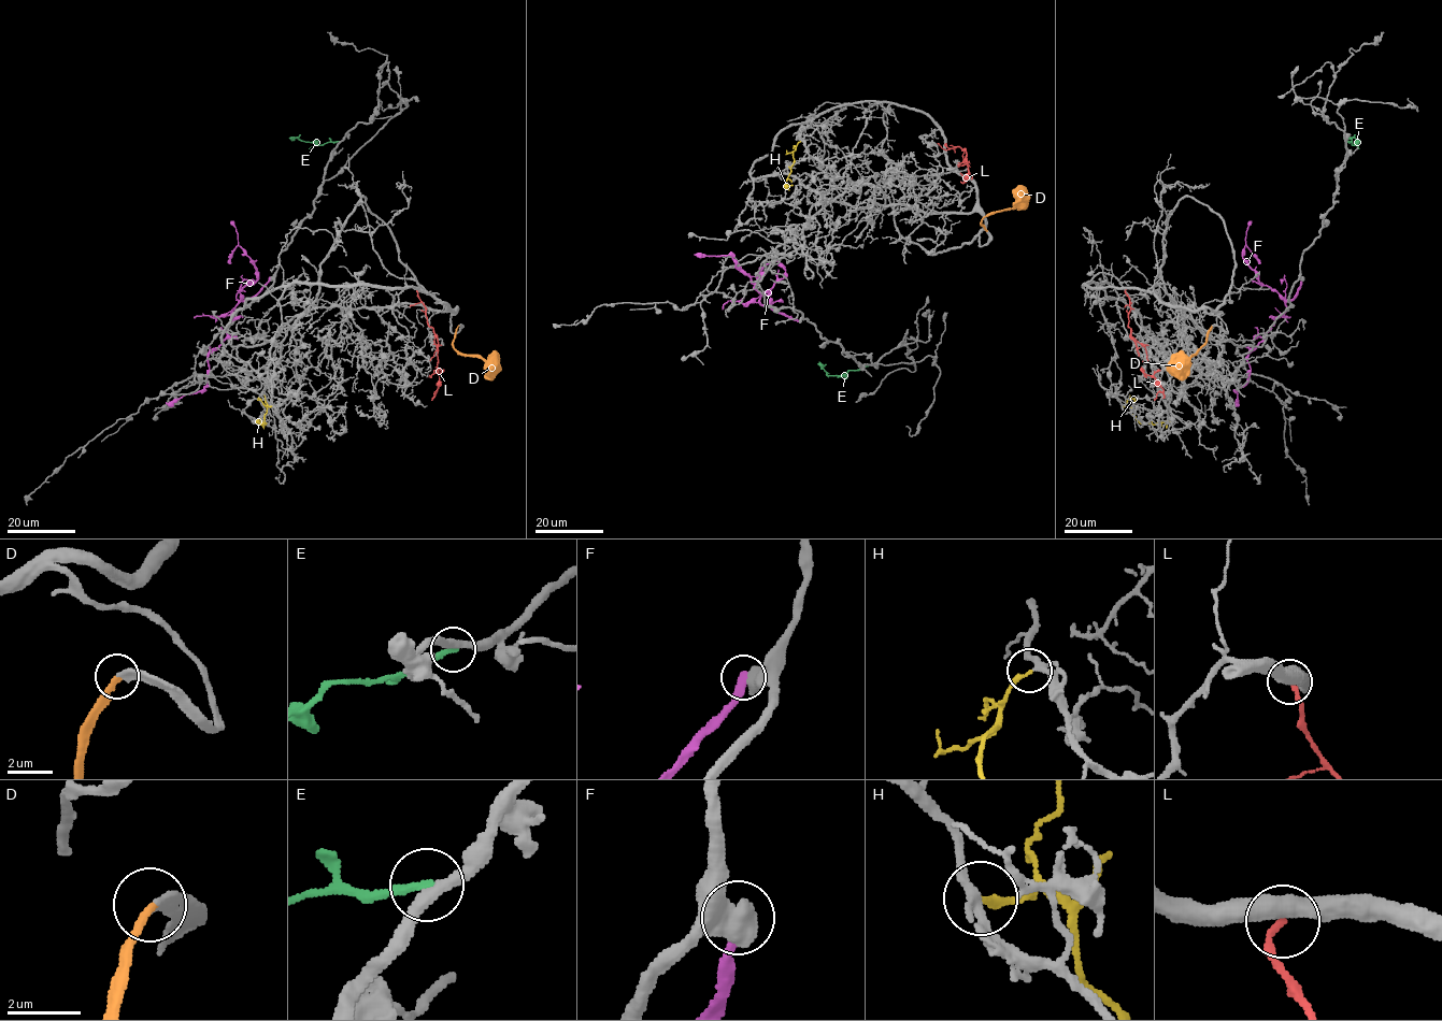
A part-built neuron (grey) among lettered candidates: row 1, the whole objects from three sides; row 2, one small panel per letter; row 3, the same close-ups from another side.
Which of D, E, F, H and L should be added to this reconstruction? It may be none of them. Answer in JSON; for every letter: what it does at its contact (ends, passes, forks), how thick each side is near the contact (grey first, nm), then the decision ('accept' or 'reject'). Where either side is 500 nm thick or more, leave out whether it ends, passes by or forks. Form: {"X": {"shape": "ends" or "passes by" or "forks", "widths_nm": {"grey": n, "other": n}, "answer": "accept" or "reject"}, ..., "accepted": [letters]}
{"D": {"shape": "ends", "widths_nm": {"grey": 280, "other": 240}, "answer": "accept"}, "E": {"shape": "ends", "widths_nm": {"grey": 320, "other": 240}, "answer": "reject"}, "F": {"widths_nm": {"grey": 750, "other": 360}, "answer": "reject"}, "H": {"shape": "ends", "widths_nm": {"grey": 280, "other": 240}, "answer": "accept"}, "L": {"widths_nm": {"grey": 500, "other": 180}, "answer": "reject"}, "accepted": ["D", "H"]}

